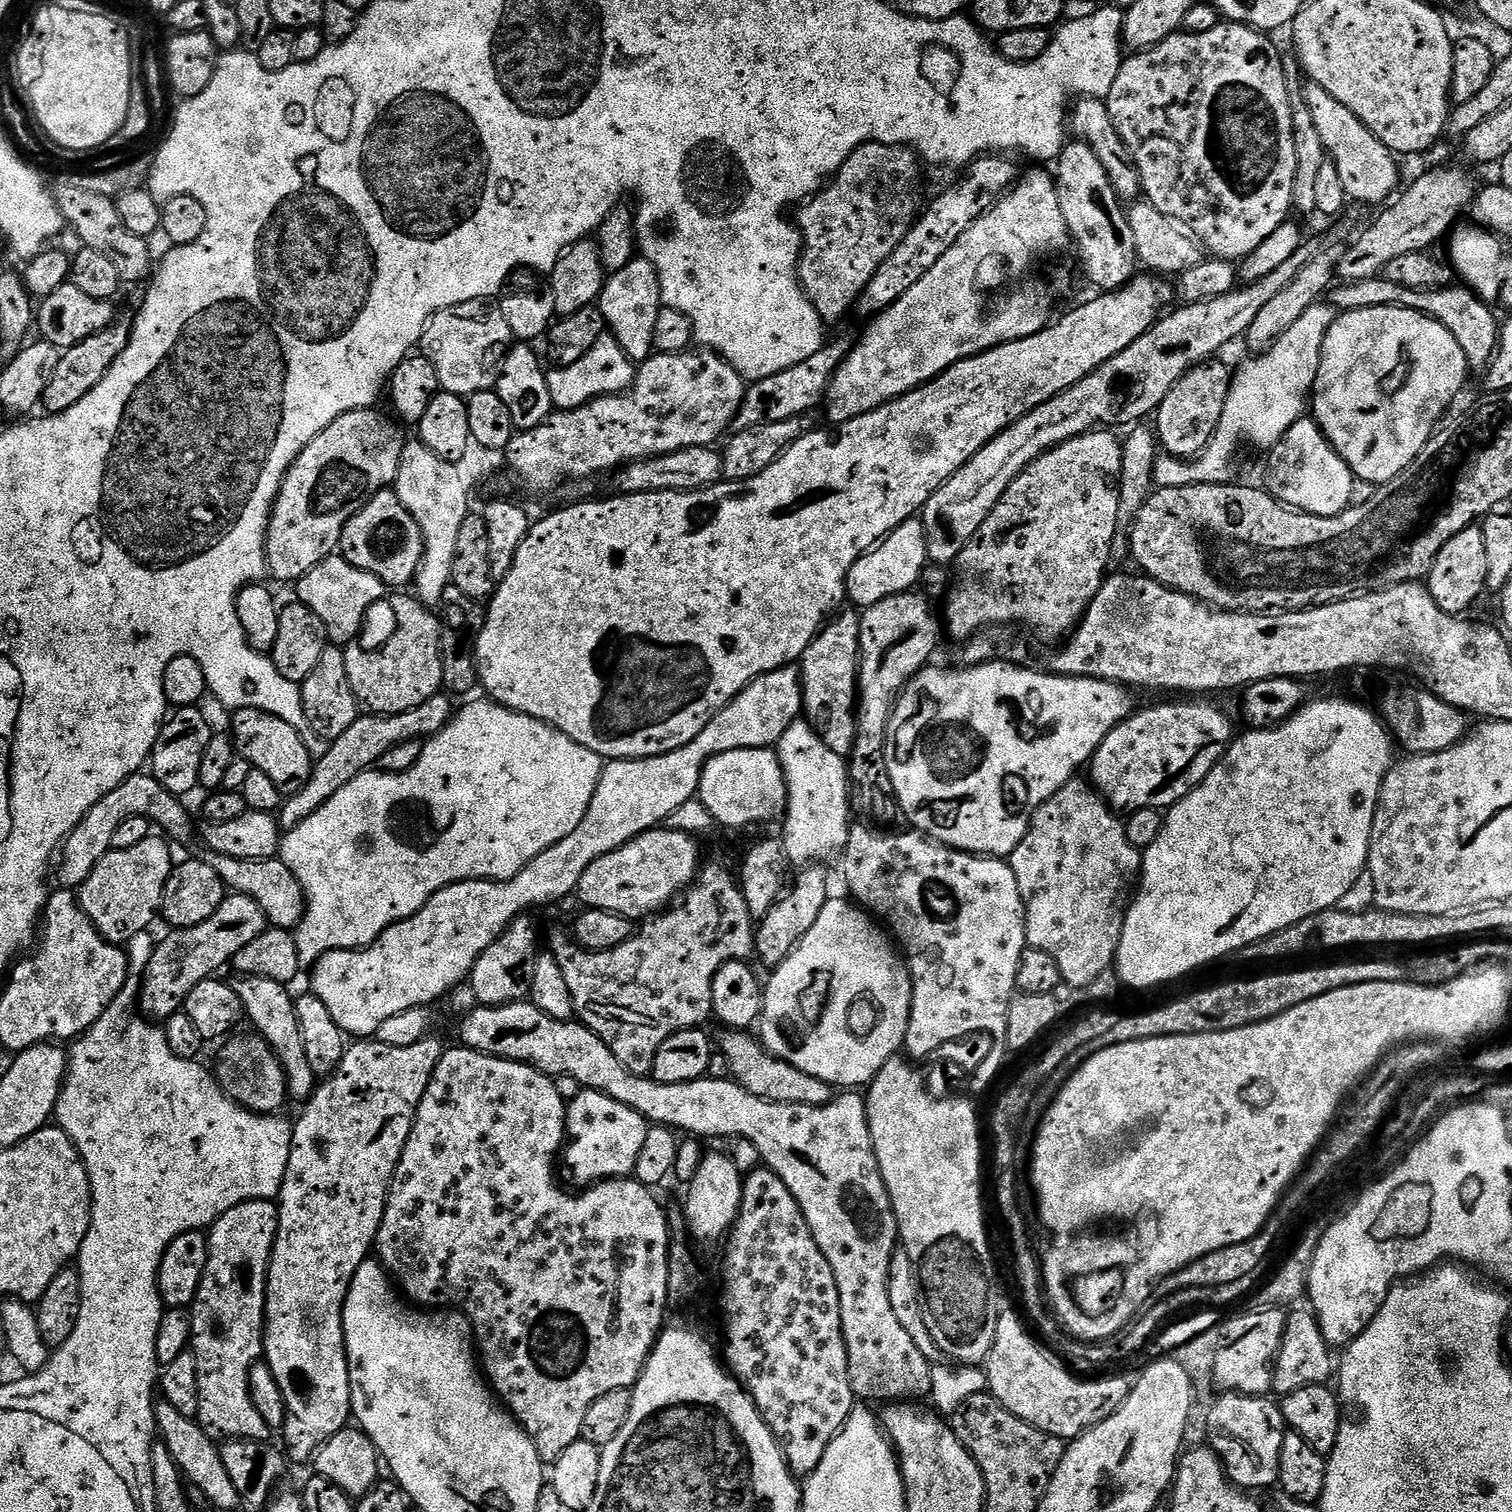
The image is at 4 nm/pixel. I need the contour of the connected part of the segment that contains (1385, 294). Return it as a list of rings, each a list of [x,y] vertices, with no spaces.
[[[1383,275],[1375,276],[1369,280],[1353,280],[1340,282],[1331,289],[1330,304],[1333,309],[1340,312],[1353,312],[1386,306],[1387,308],[1405,308],[1429,316],[1434,322],[1446,326],[1450,334],[1454,334],[1458,346],[1462,346],[1462,354],[1466,354],[1466,362],[1473,373],[1483,373],[1492,363],[1492,356],[1496,353],[1496,345],[1500,342],[1501,321],[1496,321],[1492,310],[1485,311],[1486,305],[1471,288],[1459,286],[1441,286],[1427,288],[1426,290],[1410,290],[1406,286],[1398,286],[1398,282],[1385,280]]]

